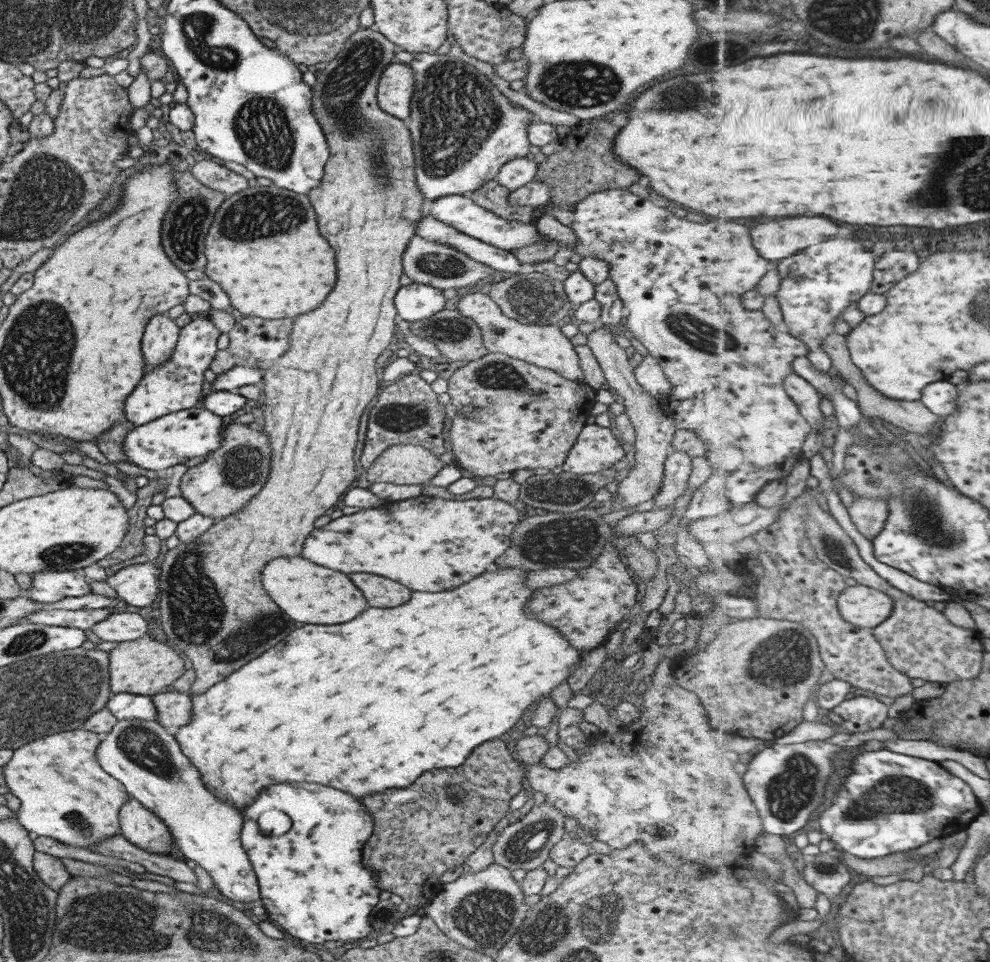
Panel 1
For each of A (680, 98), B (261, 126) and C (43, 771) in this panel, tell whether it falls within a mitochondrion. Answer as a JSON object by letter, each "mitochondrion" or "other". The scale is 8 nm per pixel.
{"A":"mitochondrion","B":"mitochondrion","C":"other"}

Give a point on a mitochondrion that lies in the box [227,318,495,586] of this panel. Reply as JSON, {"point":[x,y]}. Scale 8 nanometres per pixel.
{"point":[396,419]}

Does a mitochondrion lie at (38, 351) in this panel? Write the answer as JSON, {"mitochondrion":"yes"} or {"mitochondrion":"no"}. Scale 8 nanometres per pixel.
{"mitochondrion":"yes"}

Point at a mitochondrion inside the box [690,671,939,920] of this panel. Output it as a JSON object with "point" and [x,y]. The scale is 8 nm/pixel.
{"point":[791,789]}

